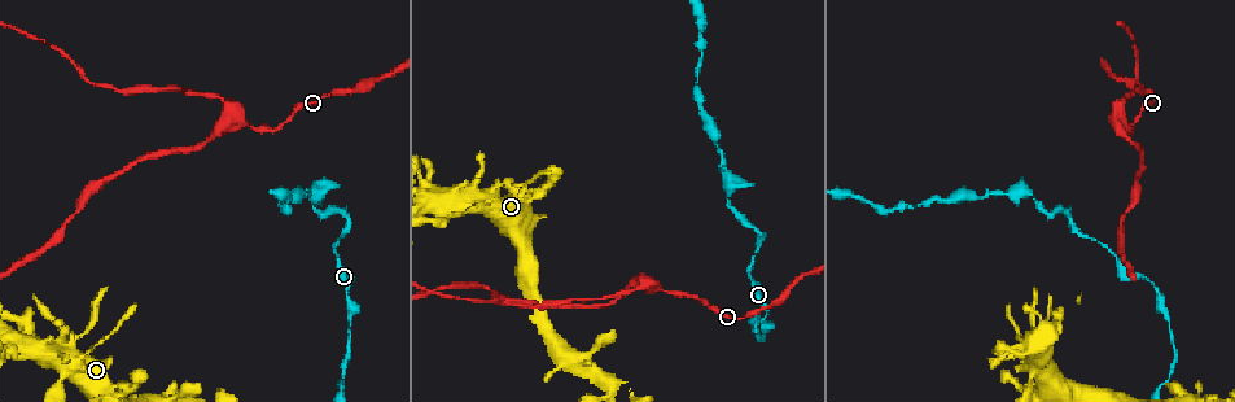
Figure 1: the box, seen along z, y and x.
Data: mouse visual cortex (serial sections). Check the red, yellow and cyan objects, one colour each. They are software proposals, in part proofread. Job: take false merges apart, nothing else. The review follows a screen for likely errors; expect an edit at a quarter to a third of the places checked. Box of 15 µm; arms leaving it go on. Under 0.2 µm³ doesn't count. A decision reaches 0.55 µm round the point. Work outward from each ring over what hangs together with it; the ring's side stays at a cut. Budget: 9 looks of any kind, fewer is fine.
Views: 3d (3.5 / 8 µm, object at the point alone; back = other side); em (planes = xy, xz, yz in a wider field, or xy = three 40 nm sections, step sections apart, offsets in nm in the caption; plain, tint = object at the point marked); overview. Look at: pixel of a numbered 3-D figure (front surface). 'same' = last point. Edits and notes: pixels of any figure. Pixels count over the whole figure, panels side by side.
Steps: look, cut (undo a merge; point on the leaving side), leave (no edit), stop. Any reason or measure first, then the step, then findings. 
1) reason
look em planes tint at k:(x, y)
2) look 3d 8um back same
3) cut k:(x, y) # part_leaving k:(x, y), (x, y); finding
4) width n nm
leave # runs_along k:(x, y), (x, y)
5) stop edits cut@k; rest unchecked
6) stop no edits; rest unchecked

thick turns thin
look 3d 3.5um at 1:(233, 118)

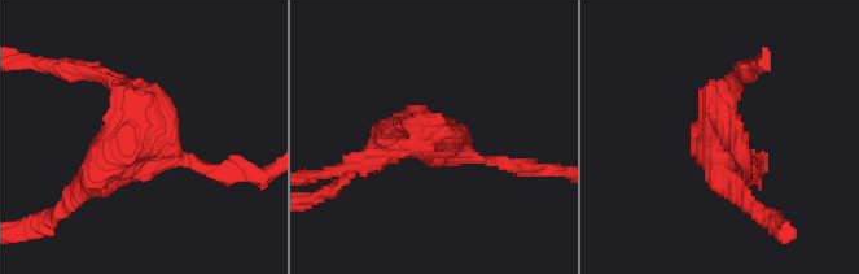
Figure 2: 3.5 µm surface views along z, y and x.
look em xy step 5 tint at 2:(722, 138)

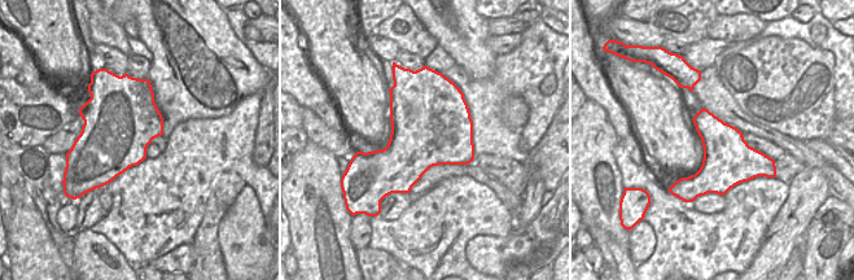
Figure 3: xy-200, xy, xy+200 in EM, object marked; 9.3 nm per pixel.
another direction
look em xy step 2 tint same

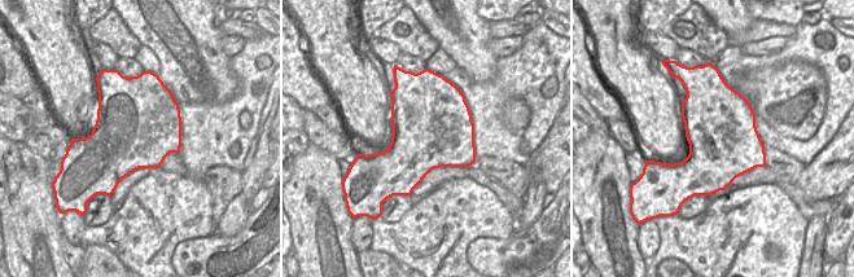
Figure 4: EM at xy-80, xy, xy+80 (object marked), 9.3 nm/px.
leave # runs_along 2:(213, 168), (136, 140), (77, 191); one cell here

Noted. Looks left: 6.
look 3d 3.5um at 1:(1027, 350)

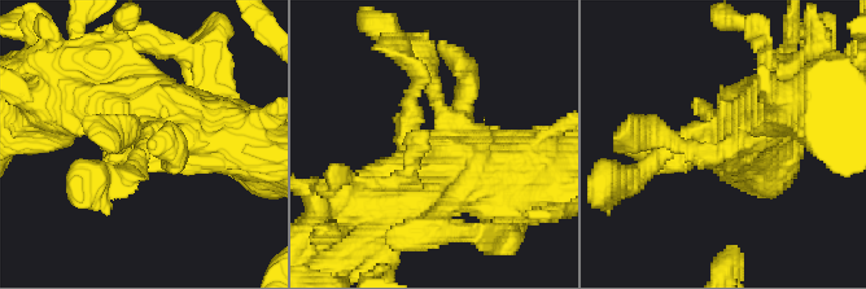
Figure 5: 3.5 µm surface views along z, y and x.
look em xy step 2 tint at 5:(458, 140)

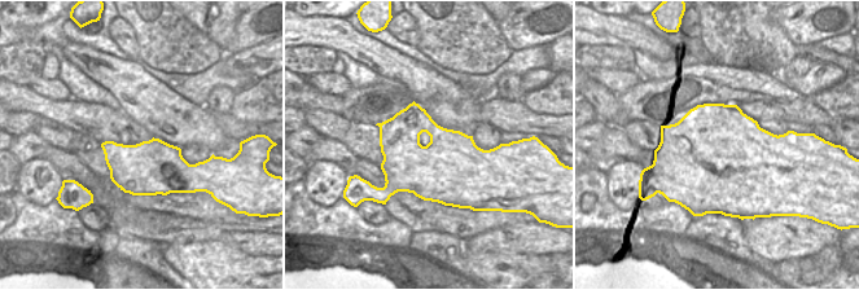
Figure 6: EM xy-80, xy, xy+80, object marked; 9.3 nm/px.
leave # runs_along 5:(517, 174), (469, 171), (425, 74); one cell here

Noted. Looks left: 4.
abrupt turn
look 3d 3.5um at 1:(765, 237)

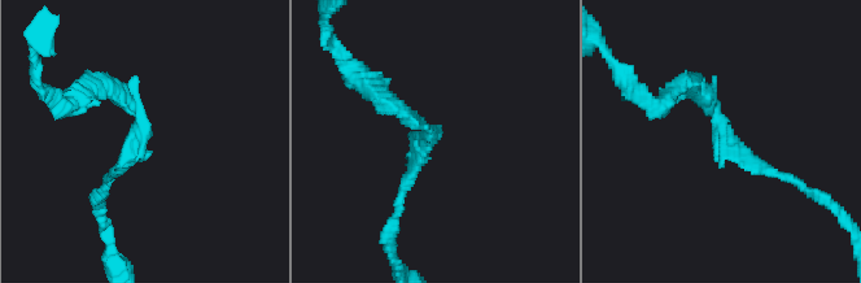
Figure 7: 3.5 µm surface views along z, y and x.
arm_widths 200, 200 nm; shape alone is not enough
look em xy step 1 tint at 7:(435, 128)

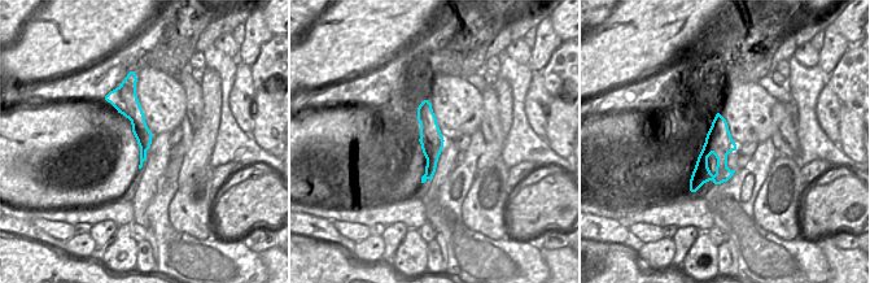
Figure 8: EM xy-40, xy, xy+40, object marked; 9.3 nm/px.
leave # one cell here

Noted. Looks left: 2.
stop no edits; rest unchecked

